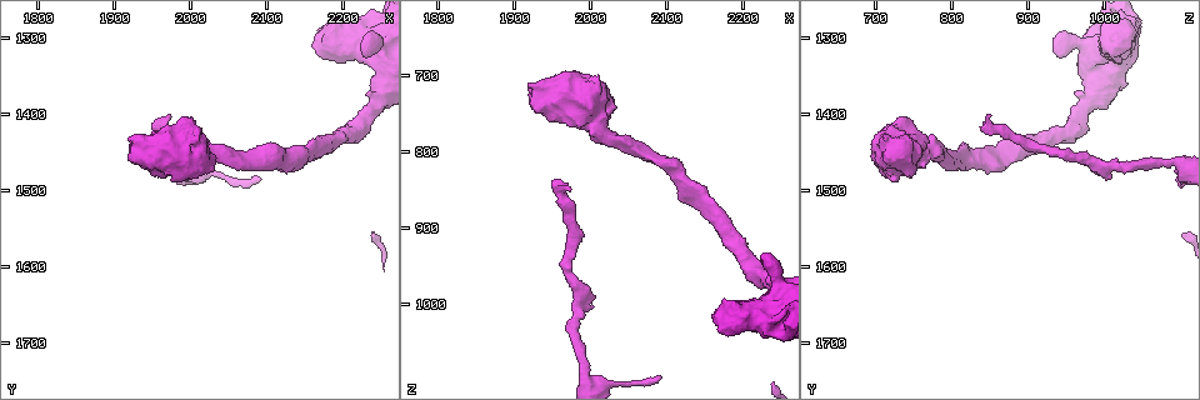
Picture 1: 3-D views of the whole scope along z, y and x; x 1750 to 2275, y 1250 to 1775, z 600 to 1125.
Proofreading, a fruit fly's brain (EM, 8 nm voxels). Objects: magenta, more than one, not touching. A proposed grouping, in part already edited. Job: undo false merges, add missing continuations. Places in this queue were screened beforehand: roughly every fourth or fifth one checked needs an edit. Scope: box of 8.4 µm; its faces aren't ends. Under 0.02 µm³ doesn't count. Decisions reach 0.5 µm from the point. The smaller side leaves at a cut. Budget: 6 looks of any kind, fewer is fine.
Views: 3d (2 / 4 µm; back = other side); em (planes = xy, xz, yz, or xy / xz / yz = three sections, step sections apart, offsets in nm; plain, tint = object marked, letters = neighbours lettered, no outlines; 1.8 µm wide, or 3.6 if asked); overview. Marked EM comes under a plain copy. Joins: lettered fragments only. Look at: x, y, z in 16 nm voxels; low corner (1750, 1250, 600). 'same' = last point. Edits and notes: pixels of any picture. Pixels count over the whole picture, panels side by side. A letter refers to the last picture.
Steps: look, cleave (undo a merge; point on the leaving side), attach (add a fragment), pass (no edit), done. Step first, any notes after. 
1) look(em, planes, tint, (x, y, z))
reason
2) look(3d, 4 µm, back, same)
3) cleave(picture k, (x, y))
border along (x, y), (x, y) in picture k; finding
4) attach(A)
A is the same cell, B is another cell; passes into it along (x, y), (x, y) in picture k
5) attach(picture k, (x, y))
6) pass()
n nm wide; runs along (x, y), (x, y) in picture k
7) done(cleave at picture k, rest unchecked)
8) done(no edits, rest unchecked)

look(em, 3.6 µm, yz, step 4, tint, (1920, 1435, 710))
stops while still wide

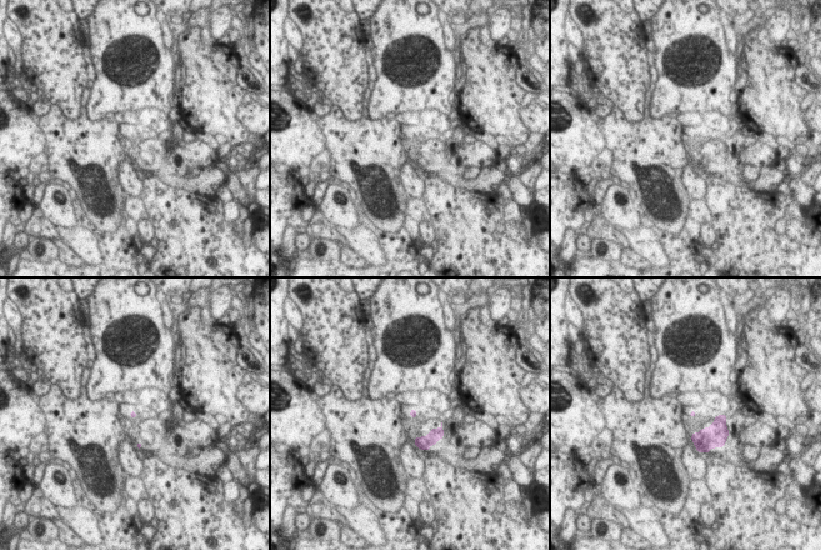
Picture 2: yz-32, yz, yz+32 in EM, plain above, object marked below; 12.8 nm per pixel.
look(em, 3.6 µm, planes, letters, same)

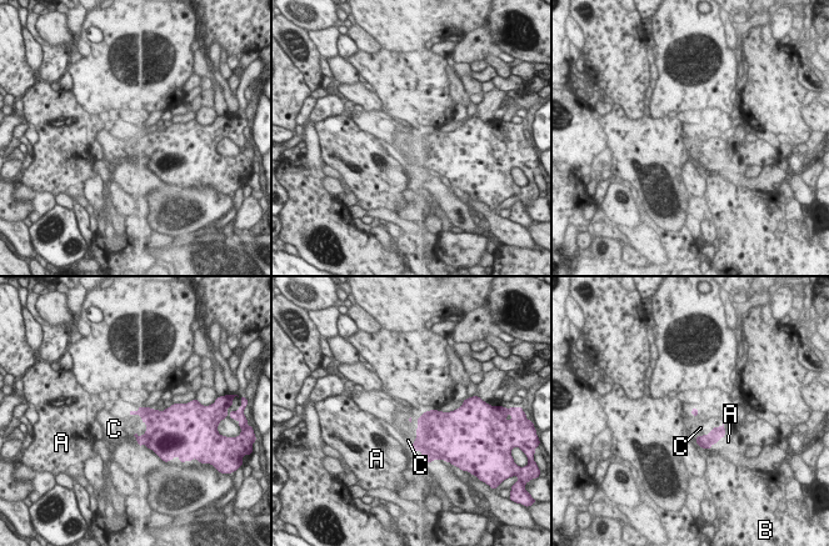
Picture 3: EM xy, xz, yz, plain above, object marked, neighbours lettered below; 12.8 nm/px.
attach(C)
C is the same cell, A and B are other cells; passes into it along (704, 441), (710, 431), (700, 427) in picture 3; the neuron continues

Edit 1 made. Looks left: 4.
look(3d, 4 µm, (1970, 1400, 855))
branch stops here

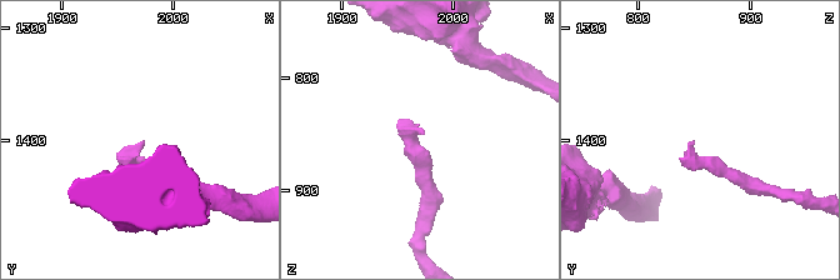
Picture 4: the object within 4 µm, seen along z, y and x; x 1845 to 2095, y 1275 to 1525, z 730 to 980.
look(em, yz, step 8, letters, (1974, 1402, 848))
need the tissue

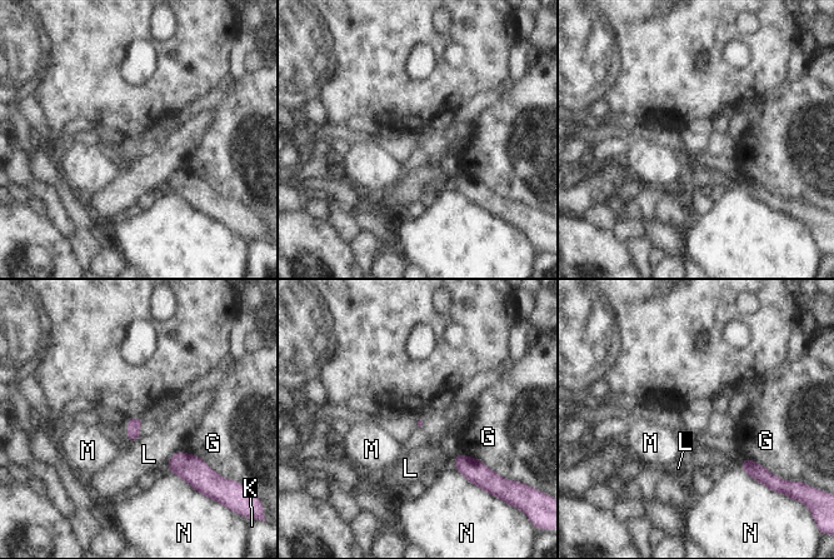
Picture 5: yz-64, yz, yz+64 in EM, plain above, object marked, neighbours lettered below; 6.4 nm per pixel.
pass()
G, K, L, M and N are other cells; border along (180, 449), (165, 462) in picture 5; none of them fits

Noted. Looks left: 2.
done(attach at picture 3, rest unchecked)

